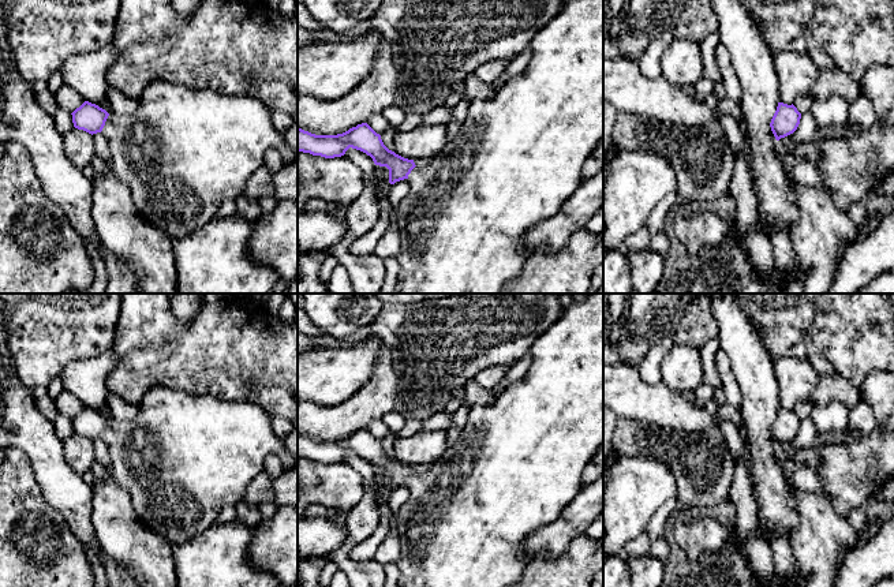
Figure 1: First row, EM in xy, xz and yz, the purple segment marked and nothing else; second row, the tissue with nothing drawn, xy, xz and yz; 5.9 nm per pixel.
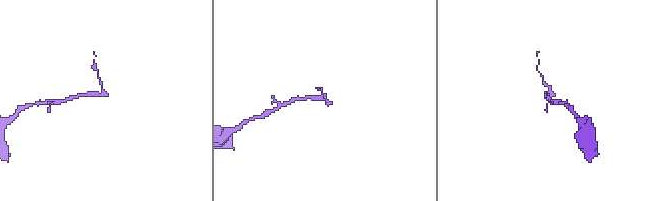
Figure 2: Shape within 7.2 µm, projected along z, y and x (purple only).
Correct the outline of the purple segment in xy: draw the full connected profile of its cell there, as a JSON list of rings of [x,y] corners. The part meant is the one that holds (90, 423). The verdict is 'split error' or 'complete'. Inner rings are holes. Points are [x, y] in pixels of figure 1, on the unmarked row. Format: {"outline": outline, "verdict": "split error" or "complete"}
{"outline": [[[154,385],[138,408],[134,419],[119,420],[85,407],[71,419],[72,429],[108,444],[109,474],[130,493],[139,523],[175,546],[214,526],[222,506],[236,506],[269,455],[280,457],[283,472],[298,467],[298,457],[284,449],[272,429],[272,414],[255,404]]], "verdict": "split error"}

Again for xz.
{"outline": [[[590,294],[584,302],[573,300],[562,309],[561,317],[554,321],[531,347],[531,364],[525,375],[513,382],[508,382],[497,400],[487,407],[475,407],[468,415],[465,426],[461,429],[459,440],[445,450],[424,472],[416,472],[414,466],[404,464],[389,456],[381,441],[367,429],[358,430],[337,441],[315,441],[298,434],[298,457],[321,461],[325,464],[341,463],[352,453],[370,461],[375,471],[389,475],[389,489],[407,485],[409,500],[399,511],[399,541],[401,556],[396,565],[400,569],[397,587],[512,587],[516,584],[527,567],[524,547],[527,538],[556,521],[562,509],[583,489],[581,474],[591,461],[596,450],[603,445],[603,294]]], "verdict": "split error"}

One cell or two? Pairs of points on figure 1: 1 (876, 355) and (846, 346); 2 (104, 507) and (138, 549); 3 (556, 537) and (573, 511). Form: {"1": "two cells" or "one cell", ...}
{"1": "one cell", "2": "one cell", "3": "one cell"}

